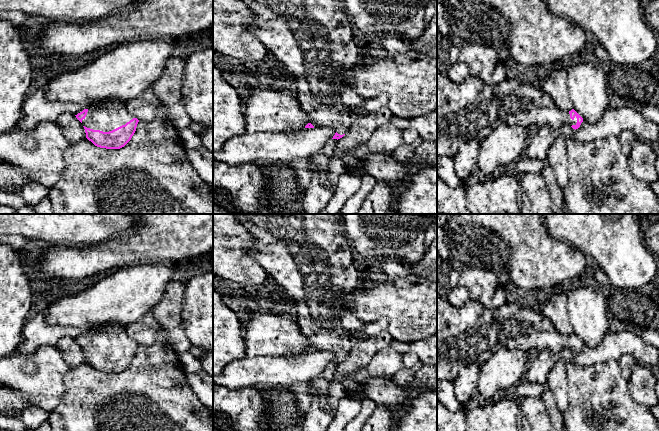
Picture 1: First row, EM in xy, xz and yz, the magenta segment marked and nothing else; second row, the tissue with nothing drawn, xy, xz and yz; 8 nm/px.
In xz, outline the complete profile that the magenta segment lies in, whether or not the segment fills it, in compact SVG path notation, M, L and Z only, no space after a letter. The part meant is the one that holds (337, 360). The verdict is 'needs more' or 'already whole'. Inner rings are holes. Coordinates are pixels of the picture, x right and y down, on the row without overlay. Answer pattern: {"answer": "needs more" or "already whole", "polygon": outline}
{"answer": "needs more", "polygon": "M233 214L233 216L255 239L255 246L248 249L248 253L295 300L296 321L310 344L305 352L330 351L336 355L322 374L311 381L320 394L321 407L334 414L327 403L329 384L334 378L337 364L345 359L358 341L354 333L345 330L341 324L342 317L349 313L342 299L347 293L363 285L359 277L361 267L357 262L357 256L345 236L343 214Z"}

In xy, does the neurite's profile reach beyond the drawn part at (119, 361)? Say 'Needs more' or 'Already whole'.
Needs more

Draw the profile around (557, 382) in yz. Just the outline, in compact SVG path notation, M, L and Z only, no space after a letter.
M560 360L549 372L546 387L552 392L557 408L564 413L569 405L566 362Z

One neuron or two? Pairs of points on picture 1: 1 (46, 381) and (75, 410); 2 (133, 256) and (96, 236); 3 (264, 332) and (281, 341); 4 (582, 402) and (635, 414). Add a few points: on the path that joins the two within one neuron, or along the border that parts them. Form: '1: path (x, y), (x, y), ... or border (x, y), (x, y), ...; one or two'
1: border (65, 375), (64, 397), (50, 413); two
2: border (110, 237), (98, 243), (84, 244), (82, 246); two
3: path (268, 334), (277, 340); one
4: path (595, 405), (604, 414), (622, 414); one

